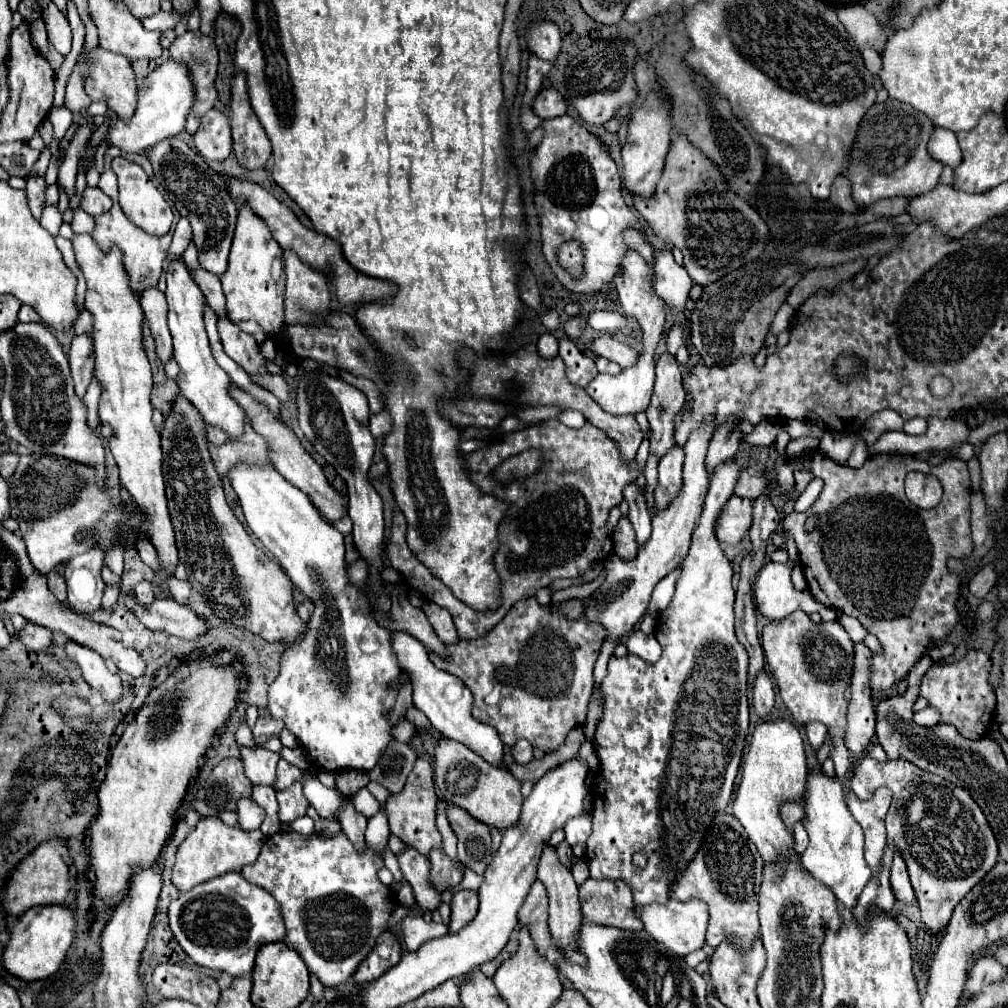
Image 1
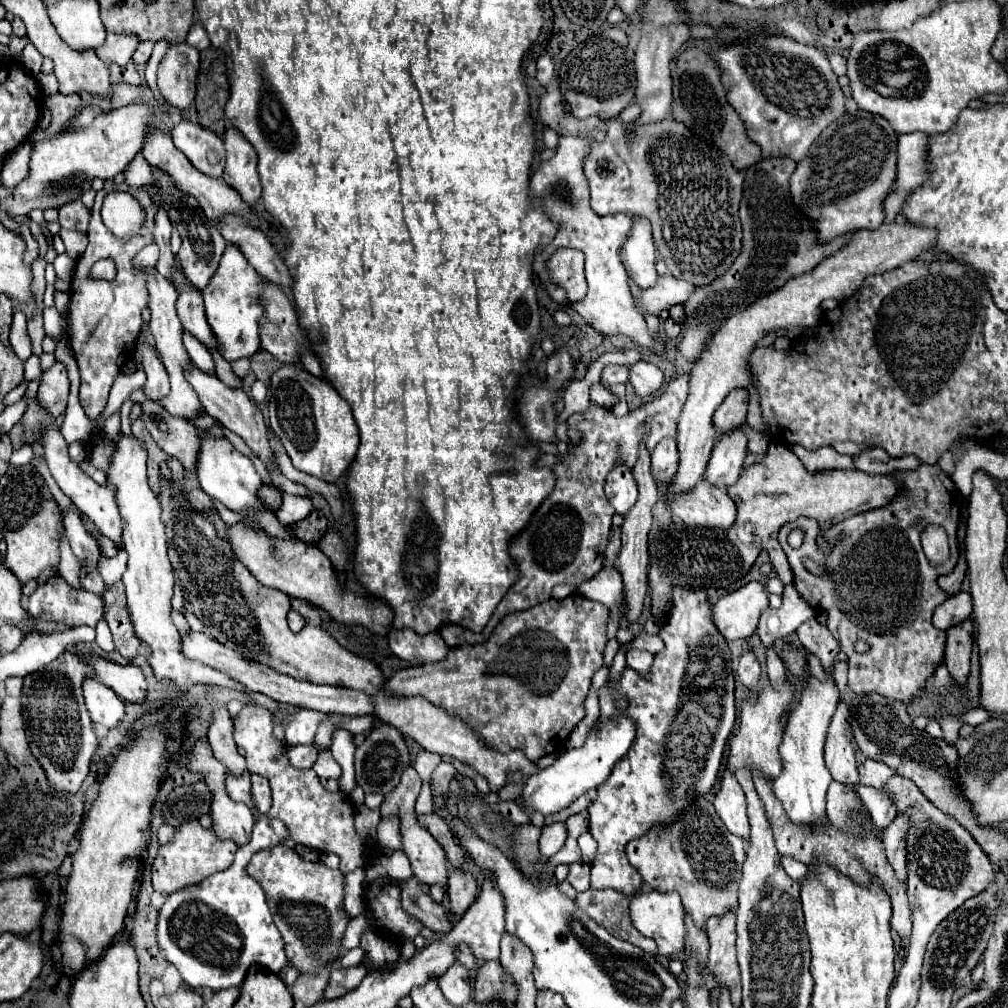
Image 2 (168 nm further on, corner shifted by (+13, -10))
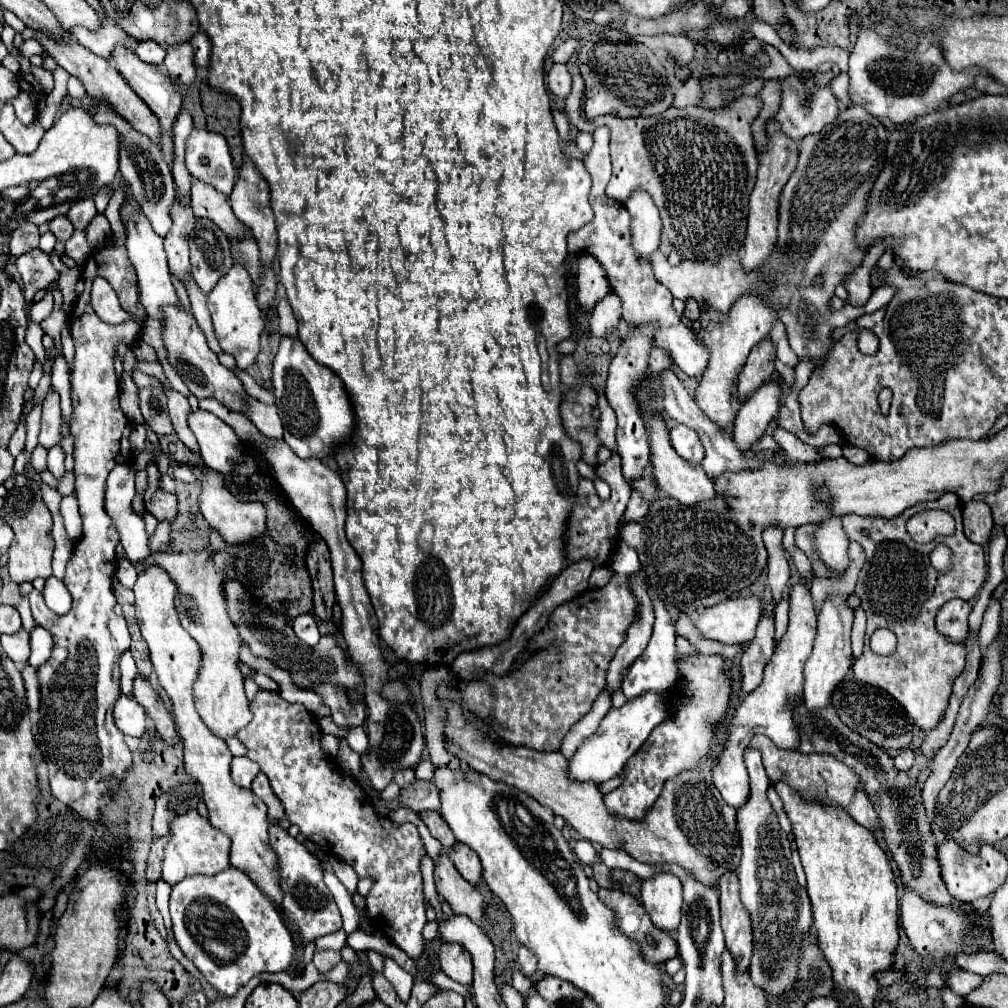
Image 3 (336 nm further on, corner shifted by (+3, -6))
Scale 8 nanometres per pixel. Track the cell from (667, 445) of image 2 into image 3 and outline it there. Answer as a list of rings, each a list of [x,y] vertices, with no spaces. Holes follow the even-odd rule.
[[[674,425],[670,429],[670,441],[682,459],[686,459],[690,463],[700,463],[704,459],[704,447],[702,447],[700,439],[696,437],[696,431],[692,431],[684,425]]]

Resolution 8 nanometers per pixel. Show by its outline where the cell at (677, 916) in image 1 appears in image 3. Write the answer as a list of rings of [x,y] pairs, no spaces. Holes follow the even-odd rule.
[[[660,871],[640,885],[640,899],[652,923],[668,933],[674,933],[682,915],[682,885],[668,871]]]

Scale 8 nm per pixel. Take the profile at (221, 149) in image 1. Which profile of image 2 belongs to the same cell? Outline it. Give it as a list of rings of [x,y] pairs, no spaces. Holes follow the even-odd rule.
[[[180,121],[172,131],[172,141],[198,171],[210,177],[222,177],[226,157],[220,135],[200,123]]]

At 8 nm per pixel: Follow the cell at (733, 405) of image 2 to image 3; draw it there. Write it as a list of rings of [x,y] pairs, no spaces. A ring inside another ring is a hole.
[[[764,339],[752,353],[738,375],[738,393],[740,403],[746,401],[746,393],[754,393],[762,383],[766,383],[774,373],[774,359],[776,359],[776,343],[772,339]]]

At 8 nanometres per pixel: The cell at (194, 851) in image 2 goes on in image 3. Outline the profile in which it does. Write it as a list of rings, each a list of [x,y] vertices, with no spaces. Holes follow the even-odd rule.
[[[188,811],[170,821],[170,841],[164,849],[162,879],[170,885],[192,877],[192,875],[216,875],[230,867],[230,837],[210,825],[208,819],[200,817],[198,811]]]

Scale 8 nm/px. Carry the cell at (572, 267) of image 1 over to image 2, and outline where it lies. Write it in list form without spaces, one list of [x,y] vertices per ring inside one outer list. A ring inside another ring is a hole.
[[[556,249],[556,253],[546,261],[551,280],[565,288],[568,301],[581,301],[587,293],[584,272],[584,257],[576,249]]]

